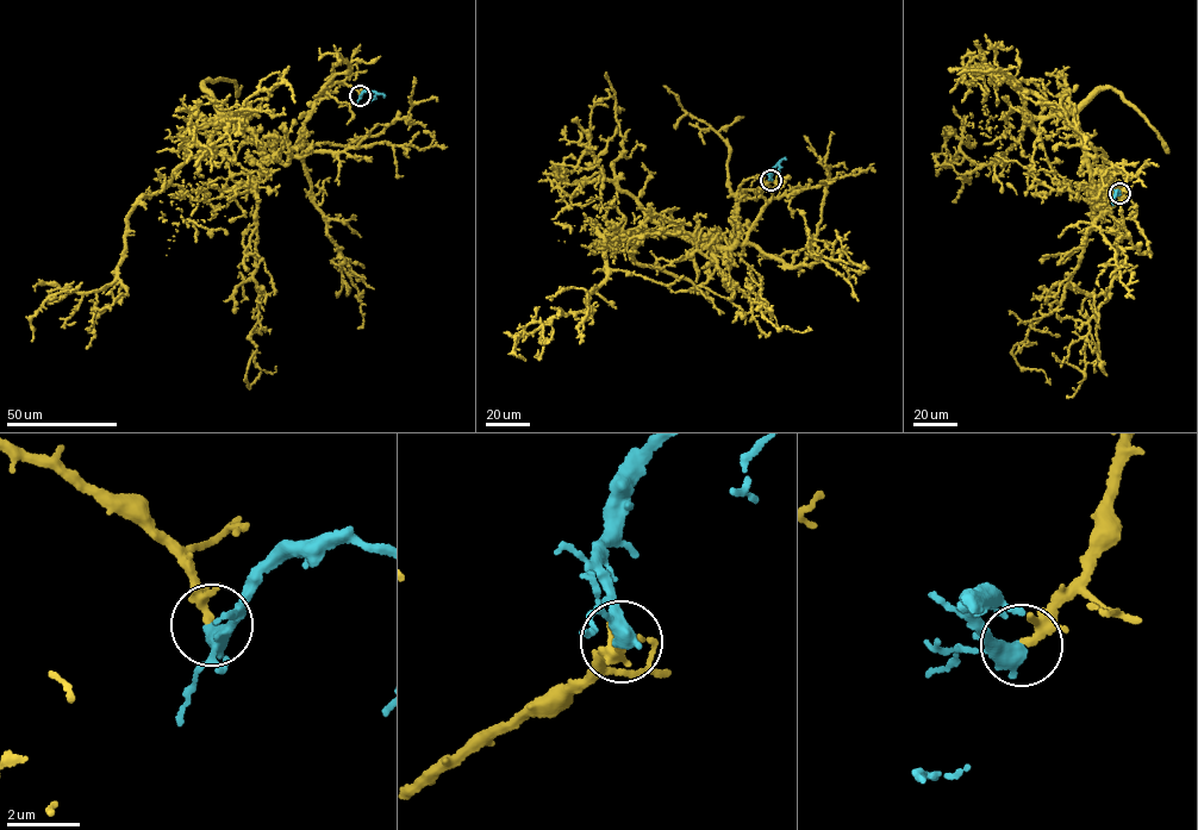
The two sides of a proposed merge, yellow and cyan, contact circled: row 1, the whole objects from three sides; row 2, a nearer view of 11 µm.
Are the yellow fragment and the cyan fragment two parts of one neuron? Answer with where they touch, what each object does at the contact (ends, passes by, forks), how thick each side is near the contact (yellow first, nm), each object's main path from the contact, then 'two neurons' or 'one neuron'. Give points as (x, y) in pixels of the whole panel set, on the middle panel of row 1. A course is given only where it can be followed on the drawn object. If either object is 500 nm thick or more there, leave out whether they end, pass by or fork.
place (771, 180); yellow forks; cyan passes by; calibres 180 and 380 nm; course yellow (771, 180), (740, 191), (730, 247), (609, 229), (593, 313), (528, 324), (515, 336), (519, 354); course cyan (771, 180), (772, 169), (779, 163), (779, 172); one neuron

